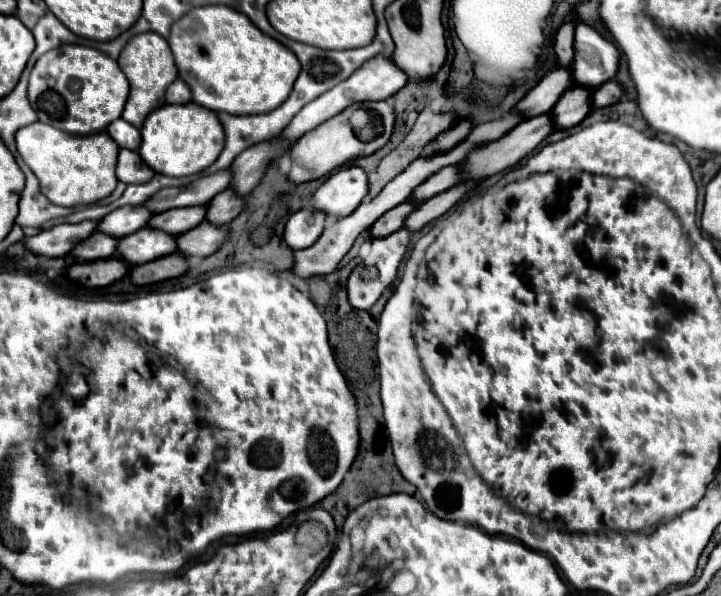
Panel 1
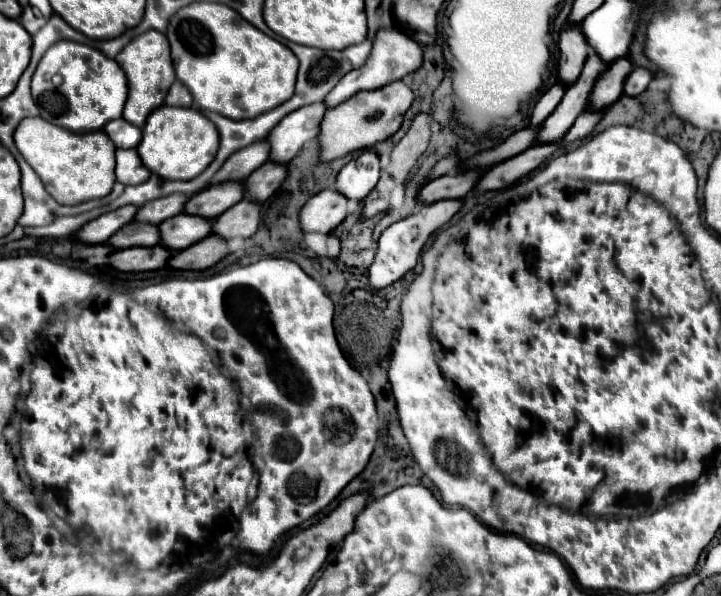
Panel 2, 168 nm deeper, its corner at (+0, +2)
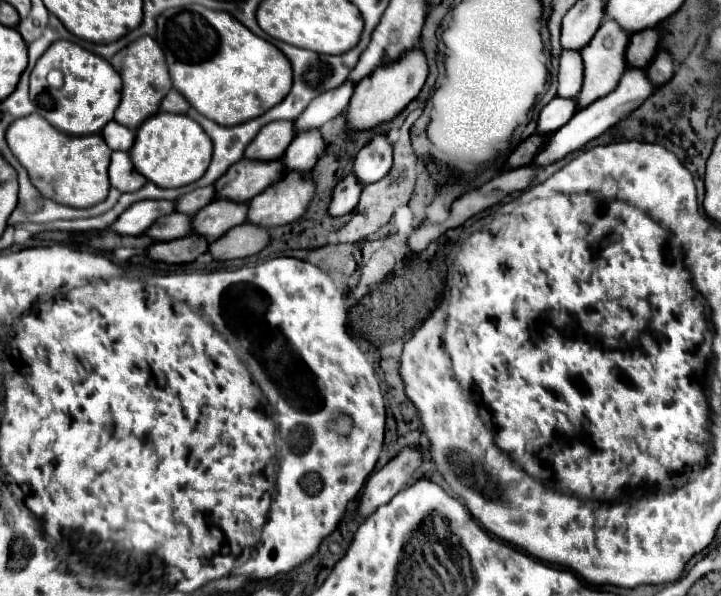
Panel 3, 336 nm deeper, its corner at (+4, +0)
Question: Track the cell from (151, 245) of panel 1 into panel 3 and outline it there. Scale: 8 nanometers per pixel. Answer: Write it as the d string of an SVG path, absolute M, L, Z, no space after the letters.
M213 200L203 206L191 220L191 232L207 238L209 242L225 234L225 230L245 222L247 204L239 206L227 200Z

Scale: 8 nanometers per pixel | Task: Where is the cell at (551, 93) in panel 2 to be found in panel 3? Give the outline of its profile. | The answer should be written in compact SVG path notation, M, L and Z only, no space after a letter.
M563 50L559 66L557 98L575 98L575 94L579 94L581 84L583 84L583 62L579 58L579 52Z

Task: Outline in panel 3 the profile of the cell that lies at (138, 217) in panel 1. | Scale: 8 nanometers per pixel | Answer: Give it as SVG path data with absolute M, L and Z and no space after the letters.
M213 186L207 188L197 188L189 194L183 194L175 200L175 212L183 212L183 214L197 214L203 206L207 206L211 202L211 194L213 194Z

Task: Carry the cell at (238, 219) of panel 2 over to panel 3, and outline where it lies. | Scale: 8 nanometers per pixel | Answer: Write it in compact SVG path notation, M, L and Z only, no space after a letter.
M287 174L247 202L247 224L275 228L303 216L313 198L313 182L307 174Z

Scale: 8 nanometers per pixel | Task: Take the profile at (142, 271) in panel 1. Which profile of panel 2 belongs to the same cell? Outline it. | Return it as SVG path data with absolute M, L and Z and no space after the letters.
M211 234L205 240L193 244L191 248L185 248L173 254L169 260L169 266L181 268L181 270L205 270L215 266L227 254L229 254L227 240L221 238L219 234Z

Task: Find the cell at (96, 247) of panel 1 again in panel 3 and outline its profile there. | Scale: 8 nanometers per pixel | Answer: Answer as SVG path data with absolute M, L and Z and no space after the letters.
M177 212L167 214L163 218L157 218L155 224L149 226L145 236L153 238L155 242L167 242L167 240L183 238L191 232L189 220L191 220L191 216L185 216L185 214L177 214Z

